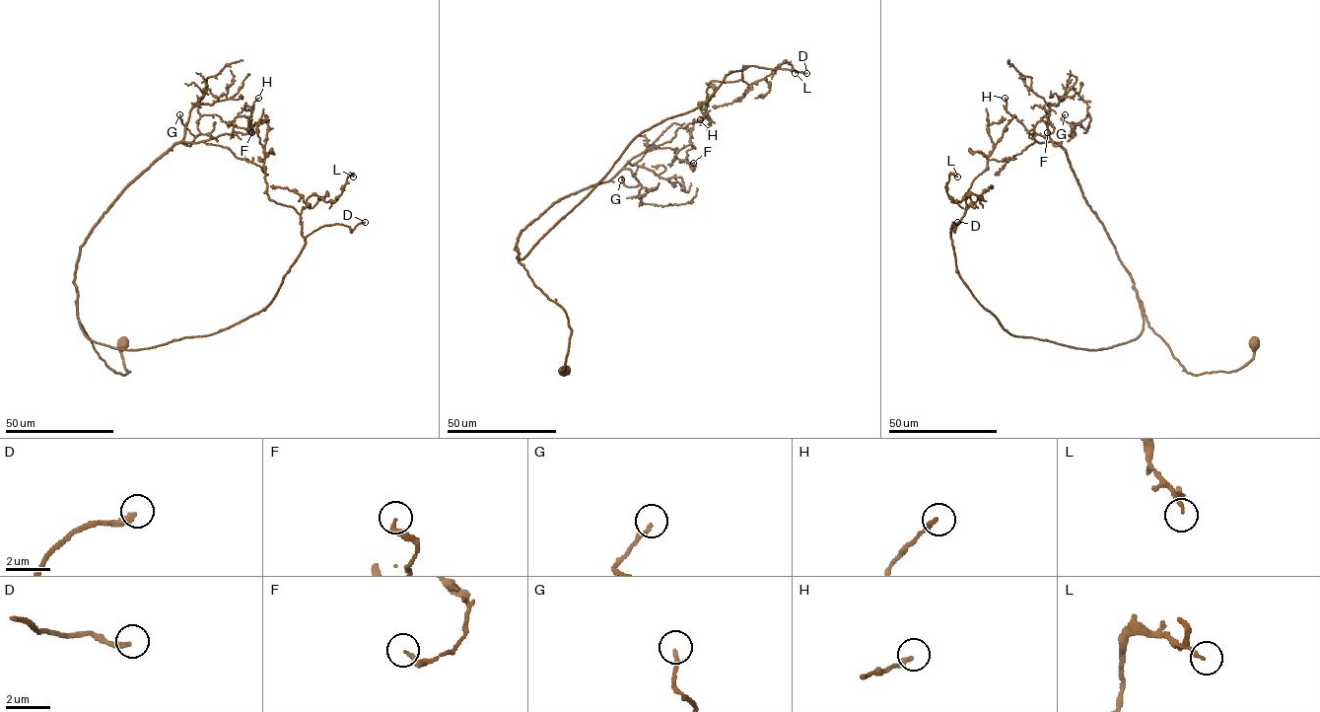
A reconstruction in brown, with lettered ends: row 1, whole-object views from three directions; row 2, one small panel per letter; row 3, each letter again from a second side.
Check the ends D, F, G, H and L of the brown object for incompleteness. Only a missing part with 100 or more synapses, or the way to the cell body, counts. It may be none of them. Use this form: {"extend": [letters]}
{"extend": ["D"]}

